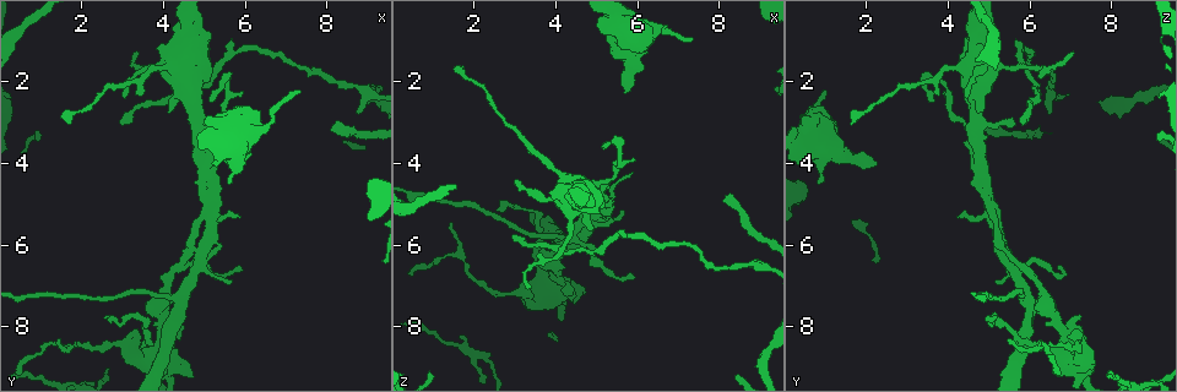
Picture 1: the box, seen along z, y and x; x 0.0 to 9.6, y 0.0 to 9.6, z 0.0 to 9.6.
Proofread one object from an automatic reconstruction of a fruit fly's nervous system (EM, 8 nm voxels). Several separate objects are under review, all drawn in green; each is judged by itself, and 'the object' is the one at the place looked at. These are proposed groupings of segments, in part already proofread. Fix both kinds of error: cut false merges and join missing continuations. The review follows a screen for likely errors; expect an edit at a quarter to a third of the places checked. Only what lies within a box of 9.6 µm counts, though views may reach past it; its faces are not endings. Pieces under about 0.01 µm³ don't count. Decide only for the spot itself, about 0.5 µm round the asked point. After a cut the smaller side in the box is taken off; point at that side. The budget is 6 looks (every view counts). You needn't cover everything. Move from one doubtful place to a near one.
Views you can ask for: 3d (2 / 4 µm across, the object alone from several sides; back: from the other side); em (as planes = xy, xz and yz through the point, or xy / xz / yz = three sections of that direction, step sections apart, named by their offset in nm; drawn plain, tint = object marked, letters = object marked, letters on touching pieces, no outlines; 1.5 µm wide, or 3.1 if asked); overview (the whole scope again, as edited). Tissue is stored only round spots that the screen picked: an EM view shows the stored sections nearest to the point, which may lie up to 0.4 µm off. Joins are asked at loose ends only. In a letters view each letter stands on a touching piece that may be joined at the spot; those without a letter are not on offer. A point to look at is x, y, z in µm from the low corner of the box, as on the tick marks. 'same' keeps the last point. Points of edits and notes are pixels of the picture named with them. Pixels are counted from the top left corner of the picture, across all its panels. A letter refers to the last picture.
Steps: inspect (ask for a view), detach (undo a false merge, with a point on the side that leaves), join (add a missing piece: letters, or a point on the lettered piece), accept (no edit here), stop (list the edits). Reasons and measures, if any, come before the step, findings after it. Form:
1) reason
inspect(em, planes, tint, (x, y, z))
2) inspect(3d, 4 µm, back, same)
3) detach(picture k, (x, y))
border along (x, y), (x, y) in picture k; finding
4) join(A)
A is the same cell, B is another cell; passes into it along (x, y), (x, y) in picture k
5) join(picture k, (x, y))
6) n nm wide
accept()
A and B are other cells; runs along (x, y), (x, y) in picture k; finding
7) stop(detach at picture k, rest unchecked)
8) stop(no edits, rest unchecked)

end of a long branch
inspect(em, planes, tint, (3.00, 3.00, 5.85))

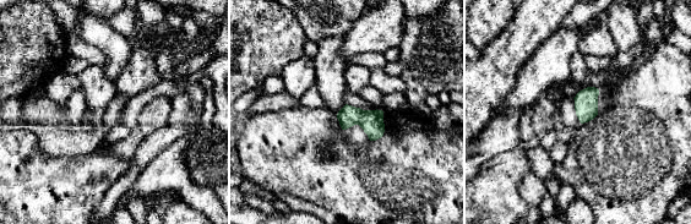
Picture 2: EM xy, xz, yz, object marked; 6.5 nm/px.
what lies round it
inspect(em, planes, letters, same)

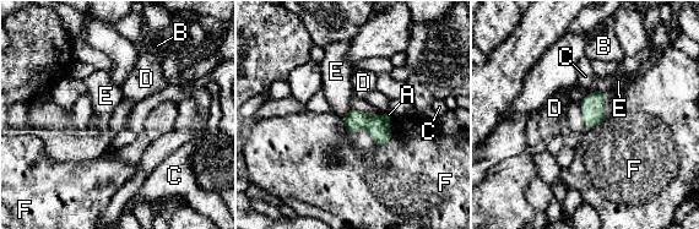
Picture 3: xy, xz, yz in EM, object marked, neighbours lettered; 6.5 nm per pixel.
accept()
A, B, C, D, E and F are other cells; border along (390, 119), (390, 138), (377, 146) in picture 3; no lettered piece goes on from it

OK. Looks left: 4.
branch stops here
inspect(em, xz, step 8, tint, (5.70, 4.00, 2.30))

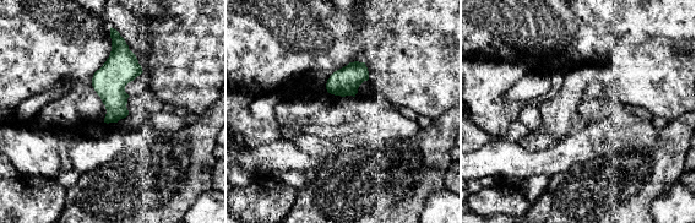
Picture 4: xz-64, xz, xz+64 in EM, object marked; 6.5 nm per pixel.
cut it another way
inspect(em, planes, letters, same)

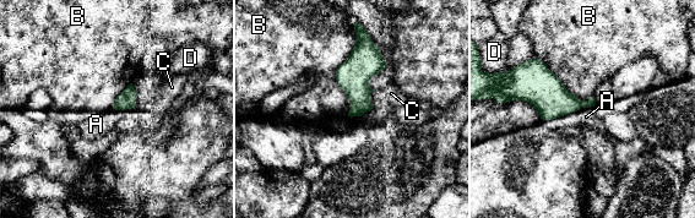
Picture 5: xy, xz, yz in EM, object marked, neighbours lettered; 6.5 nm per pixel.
join(A)
A is the same cell, B, C and D are other cells; passes into it along (543, 90), (574, 112), (586, 116) in picture 5; it goes on there

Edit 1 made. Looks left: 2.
redraw
inspect(overview)

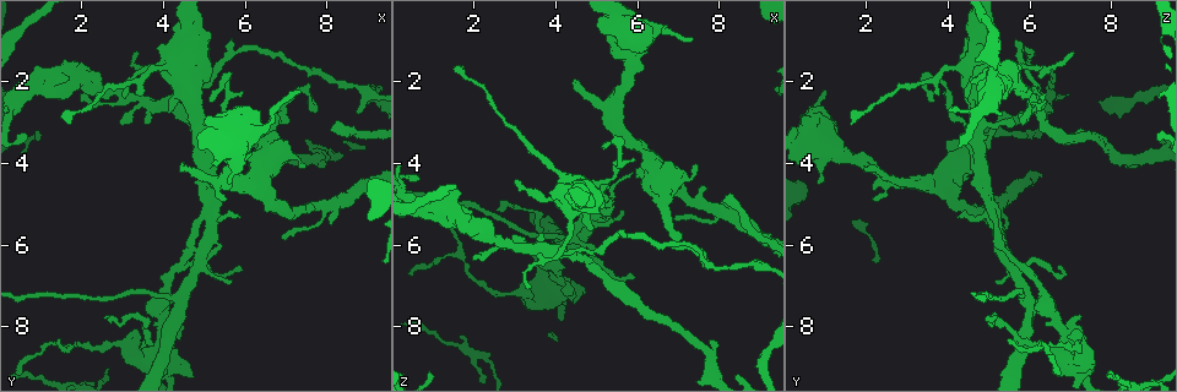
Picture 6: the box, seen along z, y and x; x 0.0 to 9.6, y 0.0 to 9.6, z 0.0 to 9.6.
thin end
inspect(em, planes, letters, (8.70, 2.75, 6.50))

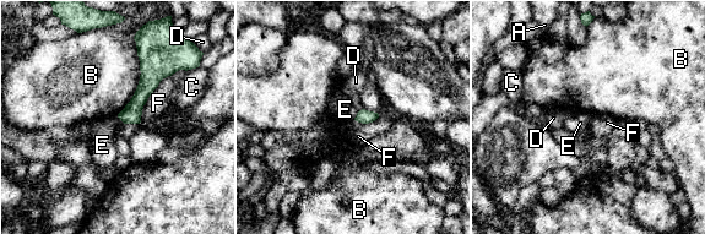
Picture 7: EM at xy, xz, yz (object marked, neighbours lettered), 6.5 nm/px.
90 nm wide
accept()
A, B, C, D, E and F are other cells; border along (362, 108), (353, 119) in picture 7; no lettered piece goes on from it

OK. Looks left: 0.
stop(join at picture 5, rest unchecked)

